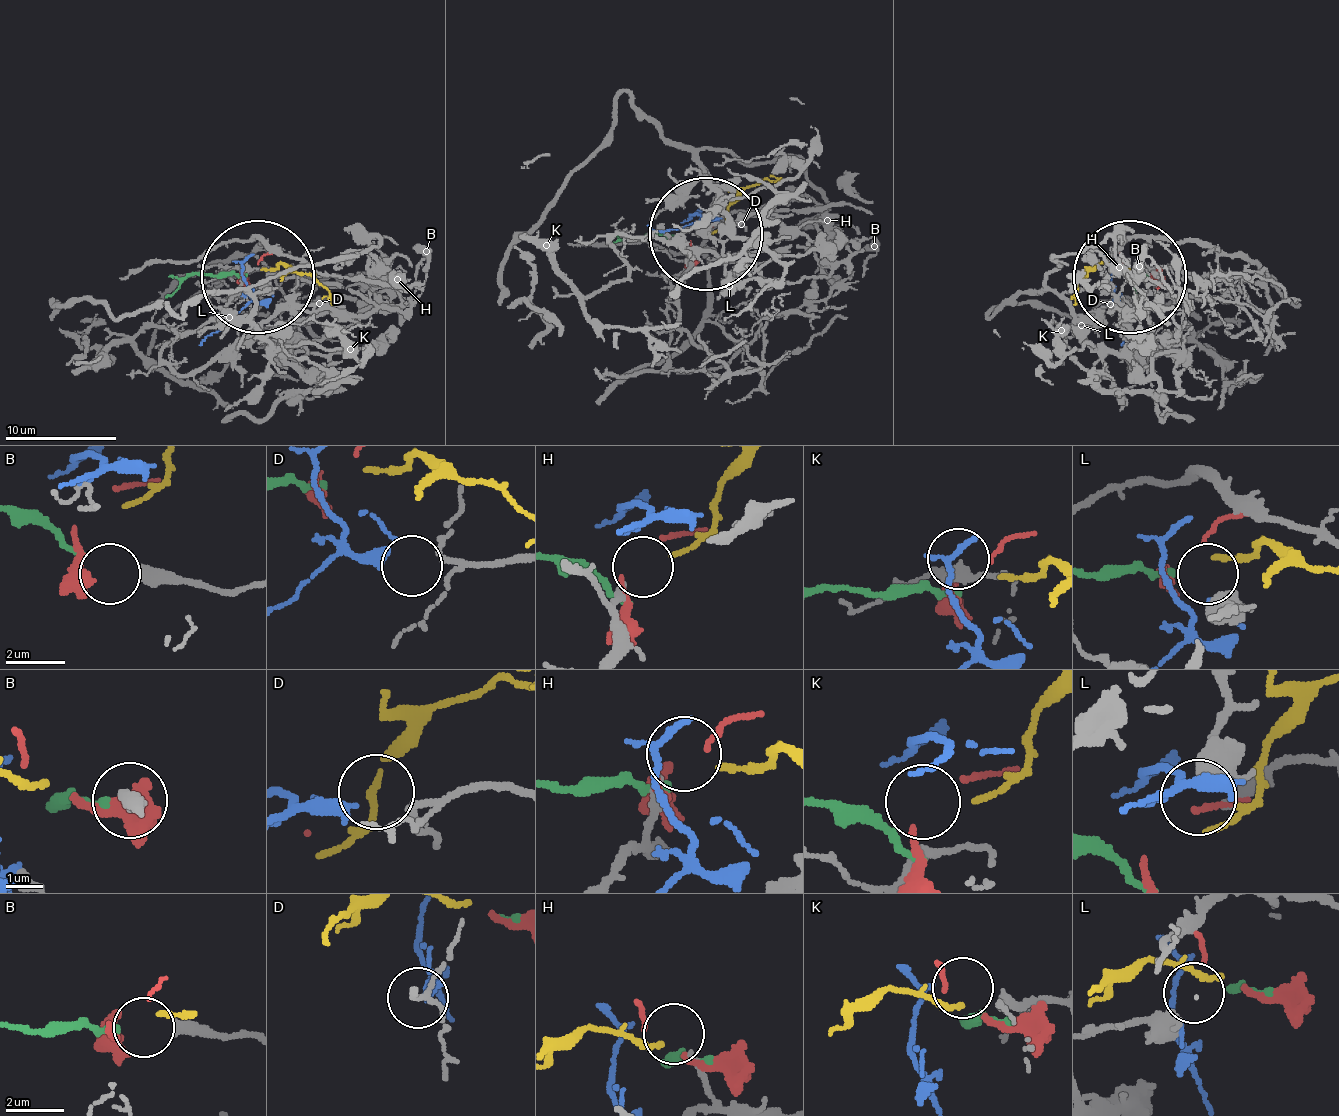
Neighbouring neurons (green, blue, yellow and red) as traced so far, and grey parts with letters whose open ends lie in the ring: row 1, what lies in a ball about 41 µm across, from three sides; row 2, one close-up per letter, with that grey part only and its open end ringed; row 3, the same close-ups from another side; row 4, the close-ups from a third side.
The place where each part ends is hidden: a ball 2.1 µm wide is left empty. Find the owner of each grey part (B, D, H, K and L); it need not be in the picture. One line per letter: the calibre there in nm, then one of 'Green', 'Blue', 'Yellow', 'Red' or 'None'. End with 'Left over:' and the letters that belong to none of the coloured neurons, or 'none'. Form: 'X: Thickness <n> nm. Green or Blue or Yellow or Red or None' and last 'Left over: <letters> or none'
B: Thickness 480 nm. Green
D: Thickness 150 nm. Blue
H: Thickness 200 nm. Yellow
K: Thickness 300 nm. None
L: Thickness 480 nm. Red
Left over: K

